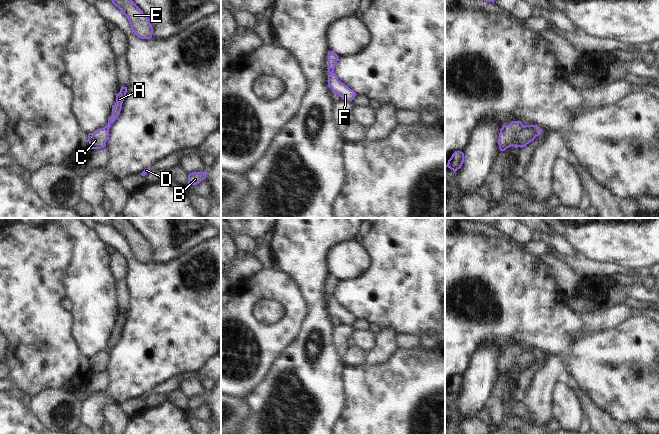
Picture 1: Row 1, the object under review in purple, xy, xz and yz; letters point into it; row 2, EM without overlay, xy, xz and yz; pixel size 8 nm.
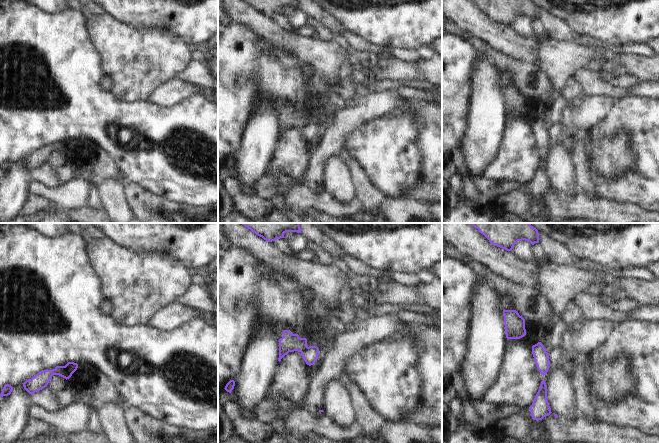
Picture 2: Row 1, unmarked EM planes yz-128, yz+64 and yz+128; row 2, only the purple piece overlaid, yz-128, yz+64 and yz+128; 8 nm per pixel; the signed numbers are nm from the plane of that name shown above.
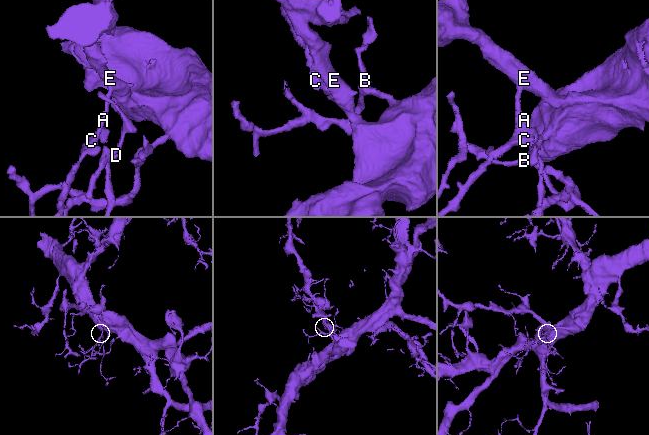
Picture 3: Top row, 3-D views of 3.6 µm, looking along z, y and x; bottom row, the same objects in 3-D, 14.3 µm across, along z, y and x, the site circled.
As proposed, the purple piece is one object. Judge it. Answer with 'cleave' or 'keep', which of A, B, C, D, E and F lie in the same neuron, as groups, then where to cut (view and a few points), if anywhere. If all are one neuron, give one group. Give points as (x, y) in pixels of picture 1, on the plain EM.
cleave; A B C E / D F; cut in yz along (524, 350), (531, 353), (536, 359)

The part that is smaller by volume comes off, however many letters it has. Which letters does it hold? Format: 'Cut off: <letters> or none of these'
Cut off: D, F

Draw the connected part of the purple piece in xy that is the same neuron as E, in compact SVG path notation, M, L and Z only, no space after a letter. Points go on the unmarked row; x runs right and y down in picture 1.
M112 218L112 227L127 241L132 255L141 263L150 263L153 251L148 241L127 218Z

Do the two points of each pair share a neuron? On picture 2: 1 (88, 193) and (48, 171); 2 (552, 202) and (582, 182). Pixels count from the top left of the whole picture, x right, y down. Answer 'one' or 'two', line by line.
1: two
2: two

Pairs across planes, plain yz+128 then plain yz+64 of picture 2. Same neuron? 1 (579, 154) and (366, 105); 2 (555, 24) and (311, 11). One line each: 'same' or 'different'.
1: different
2: same

